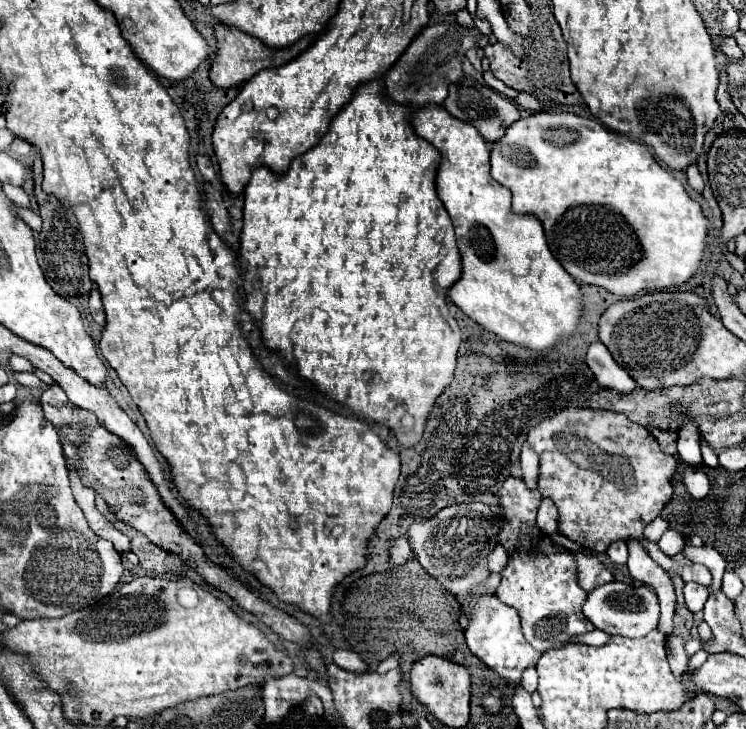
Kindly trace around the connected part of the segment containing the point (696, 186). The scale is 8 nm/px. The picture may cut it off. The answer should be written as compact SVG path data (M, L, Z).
M690 165L690 167L686 169L686 177L688 177L690 187L692 187L696 193L702 193L702 189L704 189L704 181L702 181L700 171L698 171L696 165Z

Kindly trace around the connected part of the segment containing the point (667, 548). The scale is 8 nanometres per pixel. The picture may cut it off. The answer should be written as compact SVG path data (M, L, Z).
M668 529L668 531L661 536L657 544L663 553L669 557L673 557L683 549L685 539L684 537L680 537L678 533L674 533L672 529Z

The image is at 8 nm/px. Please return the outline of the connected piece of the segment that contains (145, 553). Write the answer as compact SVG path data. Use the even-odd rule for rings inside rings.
M100 495L96 497L96 509L98 509L118 531L122 531L122 533L130 539L130 549L138 555L140 567L142 567L144 571L154 571L154 573L158 573L158 575L164 575L164 573L174 573L174 571L178 571L178 569L184 565L184 561L182 561L178 555L168 553L168 551L152 545L142 533L138 533L136 529L124 525L122 521L118 521L118 519L108 511L108 505L104 503L104 499L102 499Z

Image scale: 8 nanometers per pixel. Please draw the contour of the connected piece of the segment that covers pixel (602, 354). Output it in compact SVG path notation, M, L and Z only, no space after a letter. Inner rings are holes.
M594 341L588 347L586 365L590 367L590 371L602 387L616 389L618 393L628 393L630 387L638 387L636 381L614 361L610 351L600 341Z

